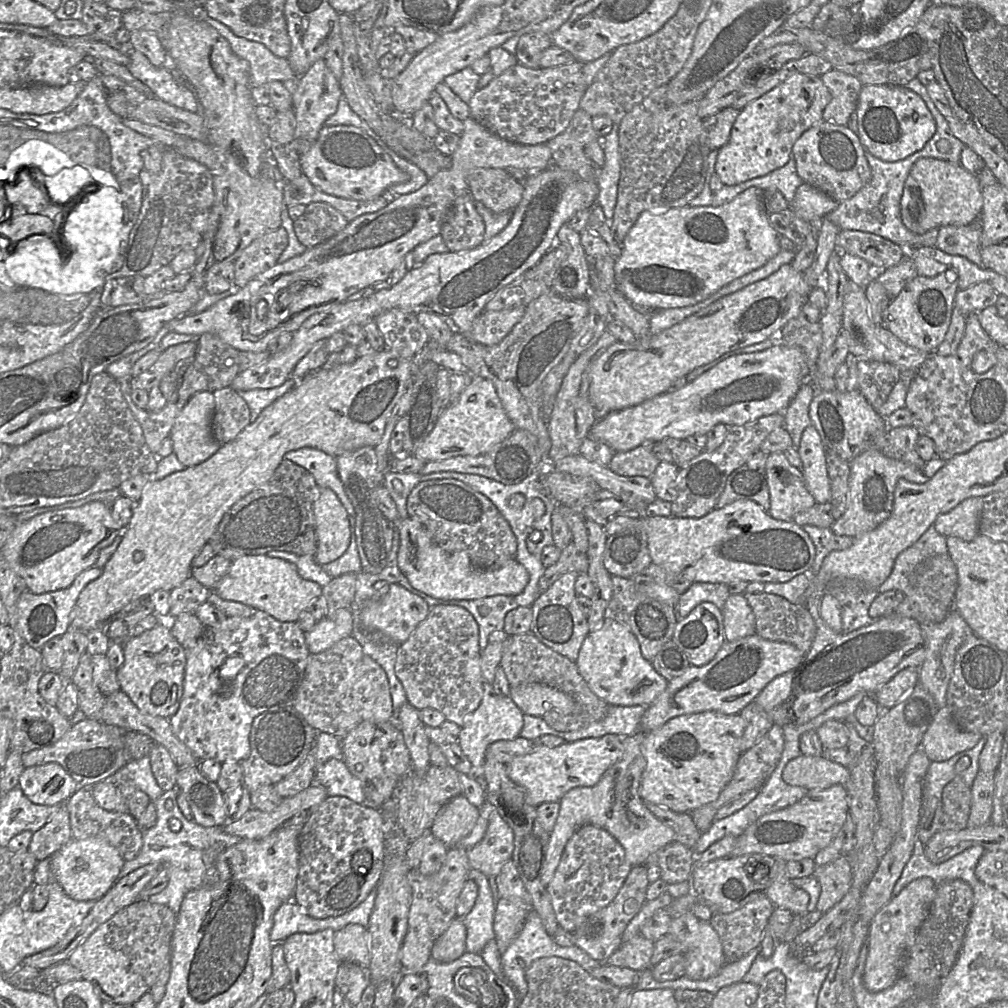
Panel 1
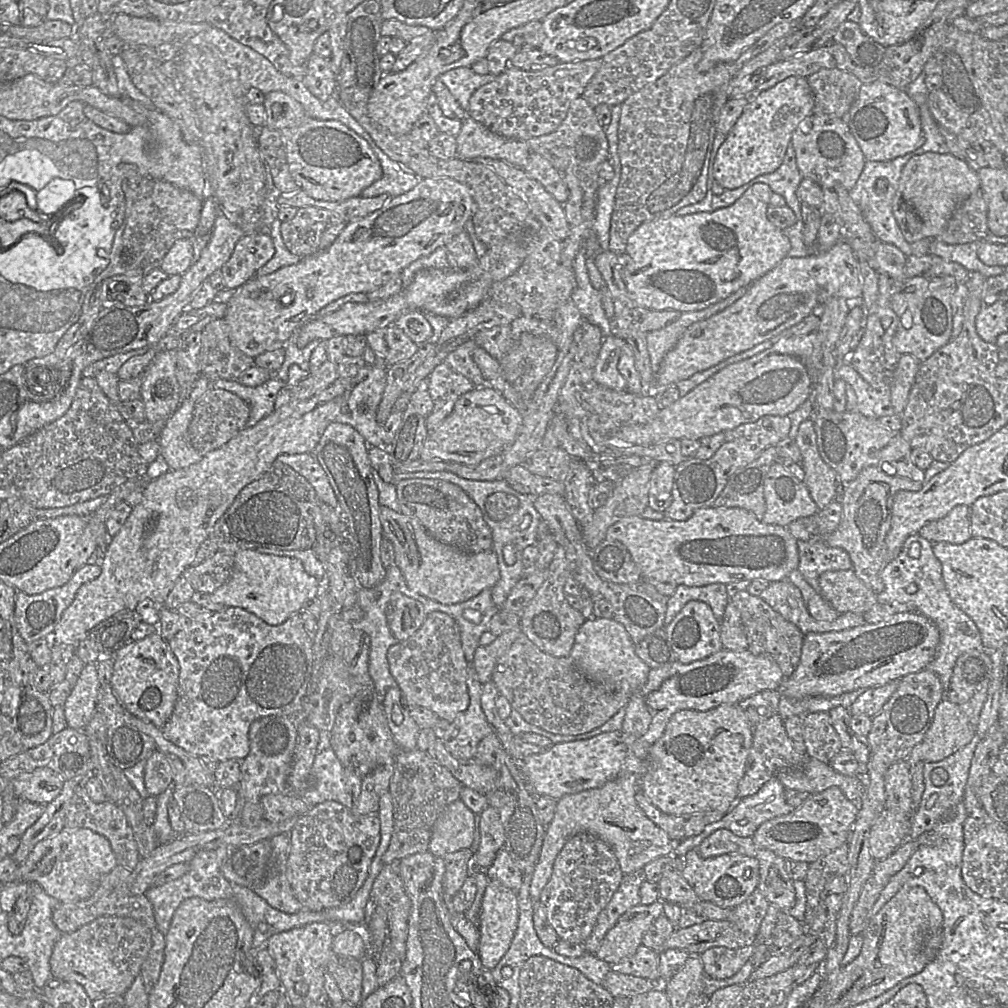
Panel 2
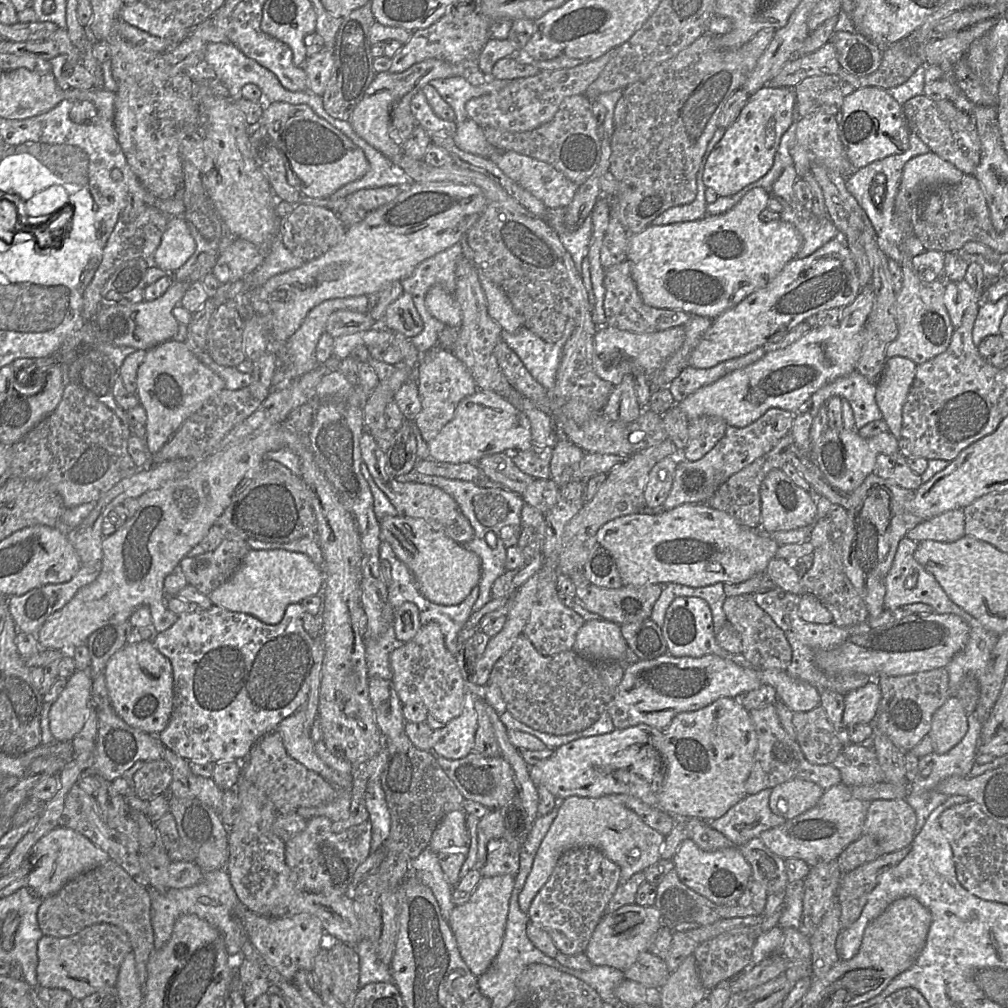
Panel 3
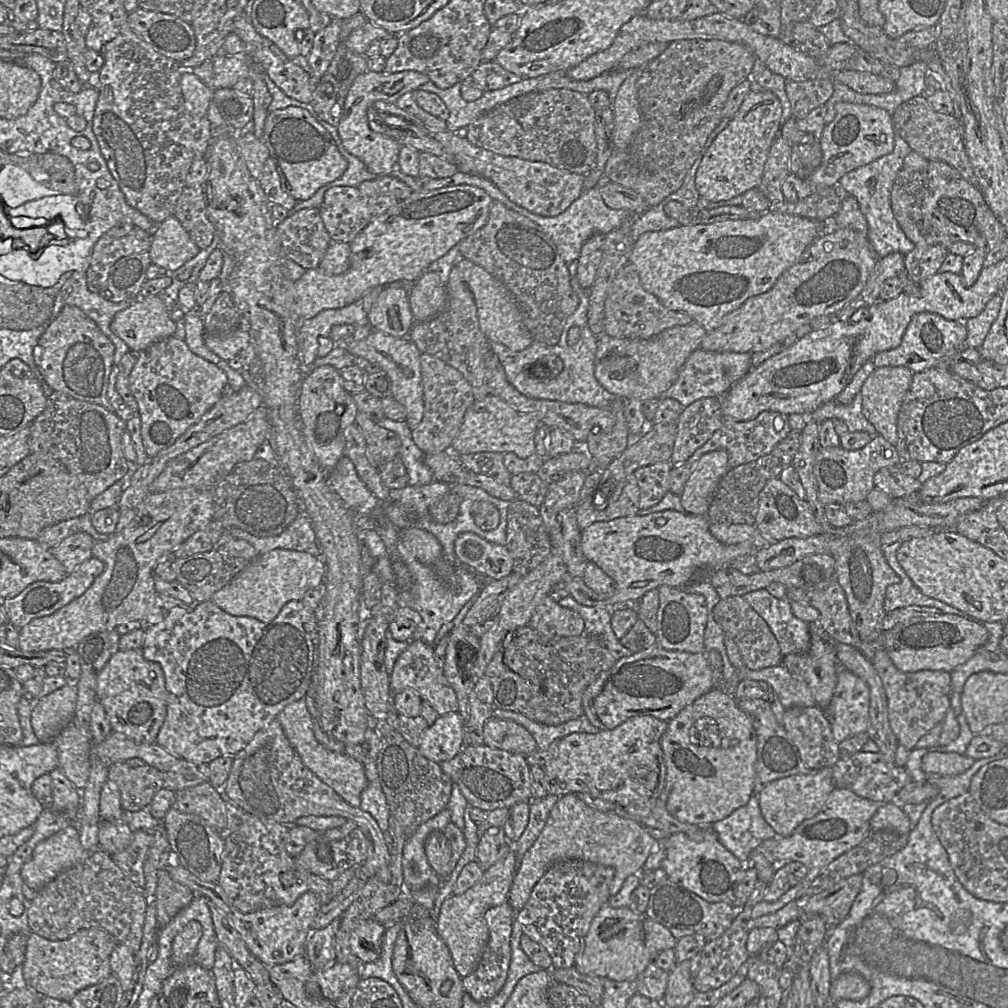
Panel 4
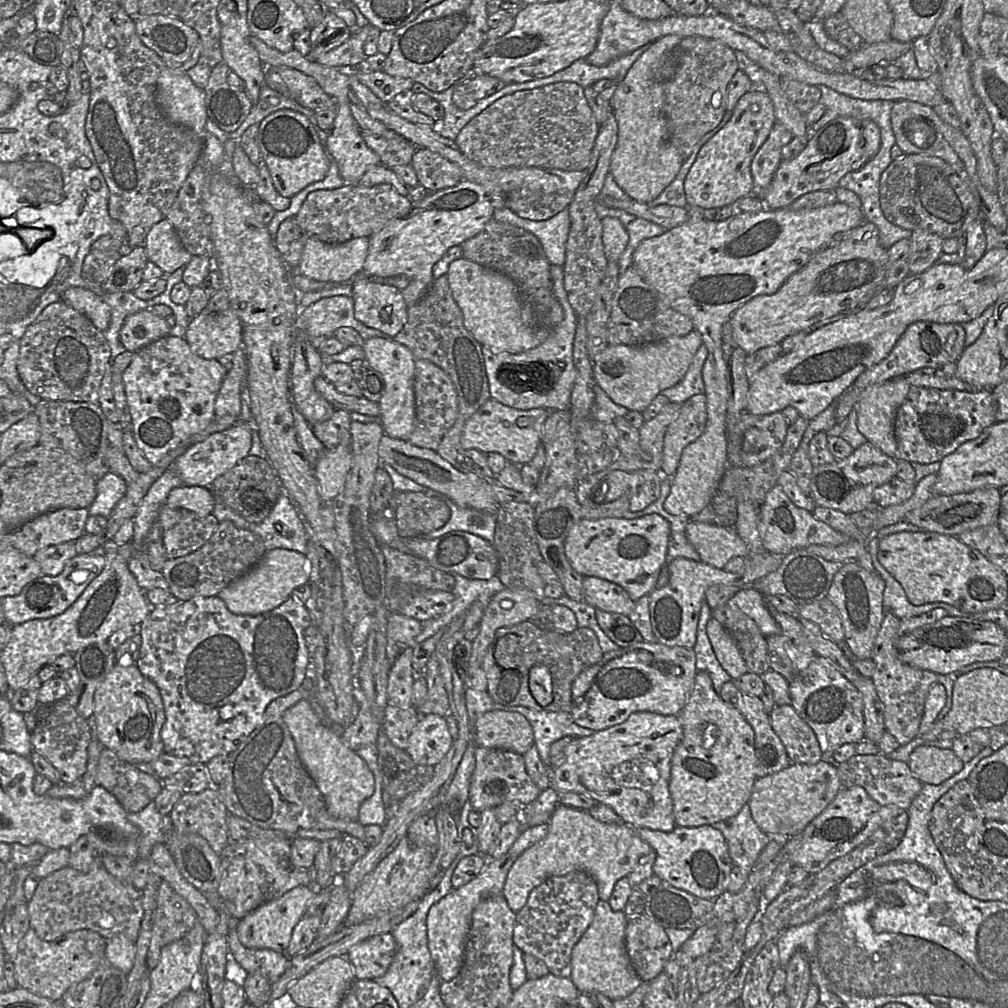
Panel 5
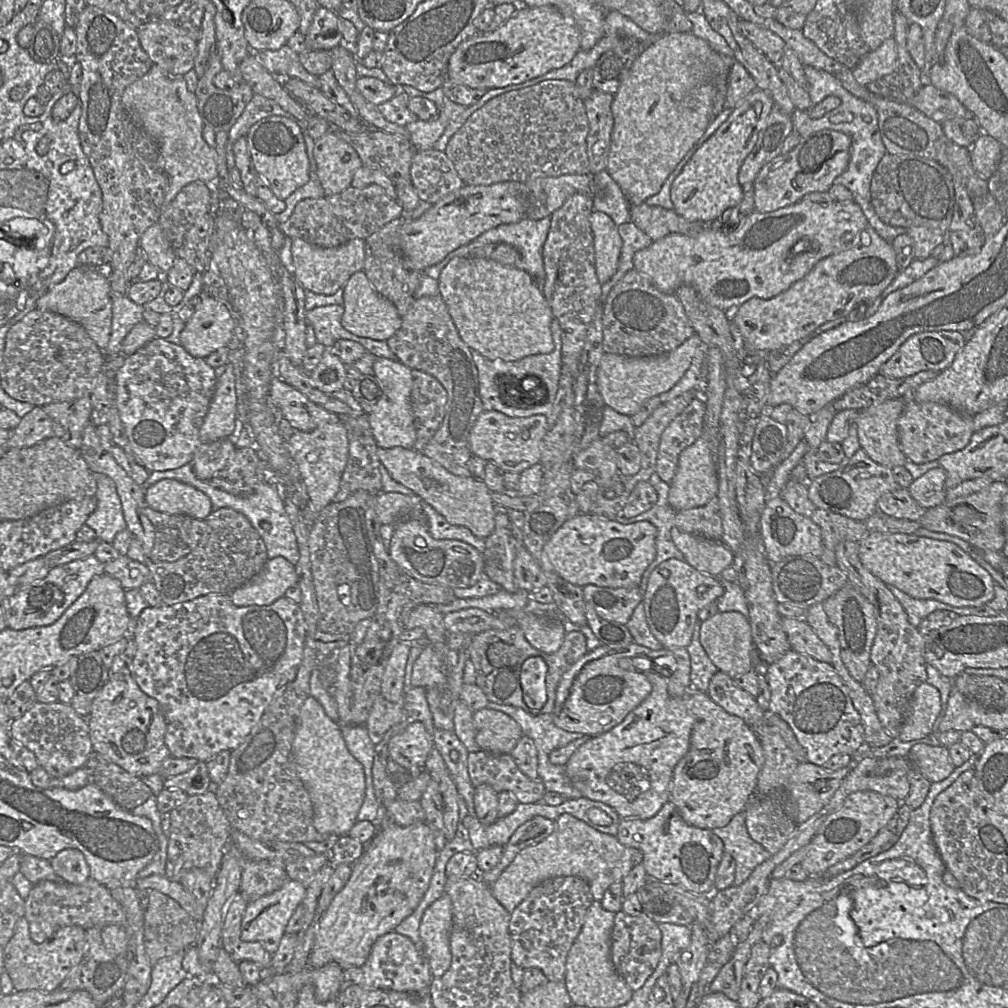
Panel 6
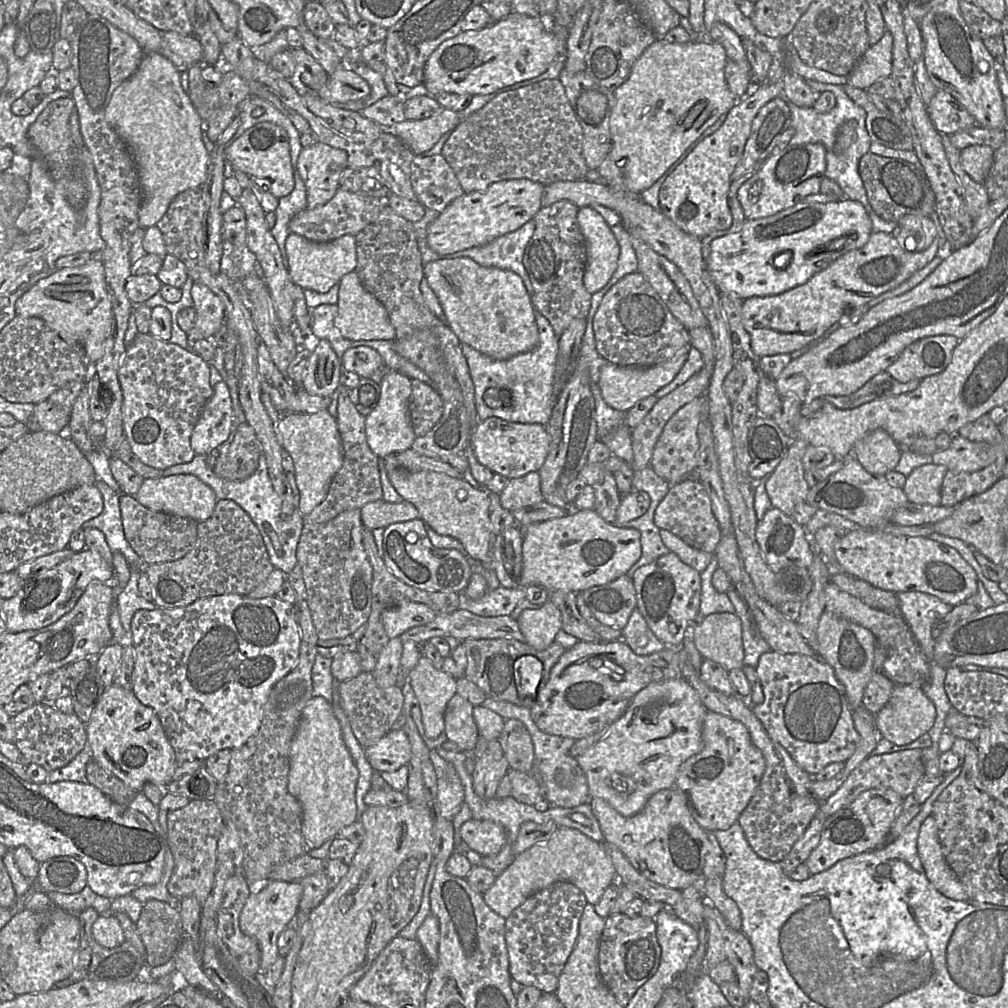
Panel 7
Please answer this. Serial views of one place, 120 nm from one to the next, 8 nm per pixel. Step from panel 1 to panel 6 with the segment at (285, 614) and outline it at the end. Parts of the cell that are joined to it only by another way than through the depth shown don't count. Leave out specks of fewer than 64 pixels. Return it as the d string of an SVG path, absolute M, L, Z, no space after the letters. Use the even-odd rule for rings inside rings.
M275 557L268 559L260 573L229 596L236 606L265 606L284 597L285 591L297 582L295 565Z

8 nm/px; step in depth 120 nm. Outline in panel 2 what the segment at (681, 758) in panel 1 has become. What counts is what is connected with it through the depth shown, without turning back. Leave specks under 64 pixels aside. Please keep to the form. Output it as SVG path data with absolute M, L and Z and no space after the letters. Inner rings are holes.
M722 704L707 711L677 711L664 734L649 749L647 772L640 779L640 790L666 814L689 817L714 810L727 813L738 800L738 785L746 770L753 733L754 728L739 704Z

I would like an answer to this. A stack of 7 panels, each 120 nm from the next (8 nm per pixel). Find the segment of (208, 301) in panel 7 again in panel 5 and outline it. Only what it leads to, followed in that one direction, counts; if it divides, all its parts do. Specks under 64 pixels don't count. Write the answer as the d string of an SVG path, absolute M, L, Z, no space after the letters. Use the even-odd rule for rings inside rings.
M205 308L190 320L185 339L194 354L217 360L242 348L242 323L231 308L222 312Z

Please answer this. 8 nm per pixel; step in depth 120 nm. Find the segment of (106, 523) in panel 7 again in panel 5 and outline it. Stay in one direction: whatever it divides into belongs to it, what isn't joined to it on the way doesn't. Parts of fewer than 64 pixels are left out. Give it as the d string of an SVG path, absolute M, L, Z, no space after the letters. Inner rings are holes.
M108 472L96 481L96 497L89 506L89 515L101 515L109 517L118 502L126 493L125 480L113 473Z

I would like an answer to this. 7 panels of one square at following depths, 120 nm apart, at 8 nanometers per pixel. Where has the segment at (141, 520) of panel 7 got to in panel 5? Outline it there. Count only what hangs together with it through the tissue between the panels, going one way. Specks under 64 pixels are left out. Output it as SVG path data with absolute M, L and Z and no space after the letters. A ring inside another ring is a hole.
M183 511L180 522L163 534L162 542L167 558L183 557L198 550L211 538L218 525L219 521L212 513L198 516Z

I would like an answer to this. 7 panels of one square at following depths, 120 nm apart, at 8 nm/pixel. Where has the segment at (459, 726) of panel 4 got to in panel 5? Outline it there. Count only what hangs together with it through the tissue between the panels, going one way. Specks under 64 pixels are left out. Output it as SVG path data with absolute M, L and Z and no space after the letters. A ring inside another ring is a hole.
M427 714L414 727L405 750L416 764L435 766L453 742L446 719L437 714Z

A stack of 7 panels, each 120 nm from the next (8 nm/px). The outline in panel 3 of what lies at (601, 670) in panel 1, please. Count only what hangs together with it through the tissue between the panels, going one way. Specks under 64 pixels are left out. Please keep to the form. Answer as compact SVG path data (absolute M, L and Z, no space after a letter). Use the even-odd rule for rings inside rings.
M588 620L578 630L573 650L597 662L621 662L628 650L619 624Z

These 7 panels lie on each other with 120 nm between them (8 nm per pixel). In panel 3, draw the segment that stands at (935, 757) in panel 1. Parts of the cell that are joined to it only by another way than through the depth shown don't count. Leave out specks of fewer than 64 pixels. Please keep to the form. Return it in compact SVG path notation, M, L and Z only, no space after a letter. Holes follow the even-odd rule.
M950 695L935 712L929 736L934 752L945 754L956 746L968 730L967 712L956 696Z

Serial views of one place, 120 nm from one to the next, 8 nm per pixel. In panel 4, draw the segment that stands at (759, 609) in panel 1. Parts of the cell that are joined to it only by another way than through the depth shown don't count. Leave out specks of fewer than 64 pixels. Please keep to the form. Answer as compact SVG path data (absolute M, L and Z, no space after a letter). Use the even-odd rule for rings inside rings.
M742 596L721 599L713 609L715 621L737 645L745 666L761 670L782 664L783 654L778 641L766 621L744 600Z

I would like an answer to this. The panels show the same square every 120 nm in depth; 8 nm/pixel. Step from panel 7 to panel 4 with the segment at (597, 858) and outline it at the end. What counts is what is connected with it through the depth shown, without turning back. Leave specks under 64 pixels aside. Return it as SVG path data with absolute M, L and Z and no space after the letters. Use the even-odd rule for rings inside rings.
M576 794L561 796L552 808L547 823L531 848L524 854L509 891L509 903L519 912L530 898L537 882L557 862L570 859L589 861L615 869L609 886L610 896L617 894L628 876L640 874L650 853L659 844L658 834L634 819L602 812L582 801Z

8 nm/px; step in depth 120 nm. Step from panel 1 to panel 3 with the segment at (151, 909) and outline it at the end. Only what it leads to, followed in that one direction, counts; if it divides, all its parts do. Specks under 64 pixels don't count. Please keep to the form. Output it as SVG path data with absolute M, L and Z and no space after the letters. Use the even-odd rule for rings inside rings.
M109 923L89 926L65 938L43 935L37 945L38 987L63 989L81 1001L95 992L116 986L120 966L130 952L132 947L126 932Z

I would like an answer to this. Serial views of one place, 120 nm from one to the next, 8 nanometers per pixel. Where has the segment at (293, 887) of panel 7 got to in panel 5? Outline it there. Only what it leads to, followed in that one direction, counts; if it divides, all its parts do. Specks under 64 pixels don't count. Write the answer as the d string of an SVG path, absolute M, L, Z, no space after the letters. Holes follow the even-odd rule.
M298 886L280 898L266 902L235 924L240 942L247 948L270 949L286 954L295 925L303 918L307 904L316 893L310 886Z

